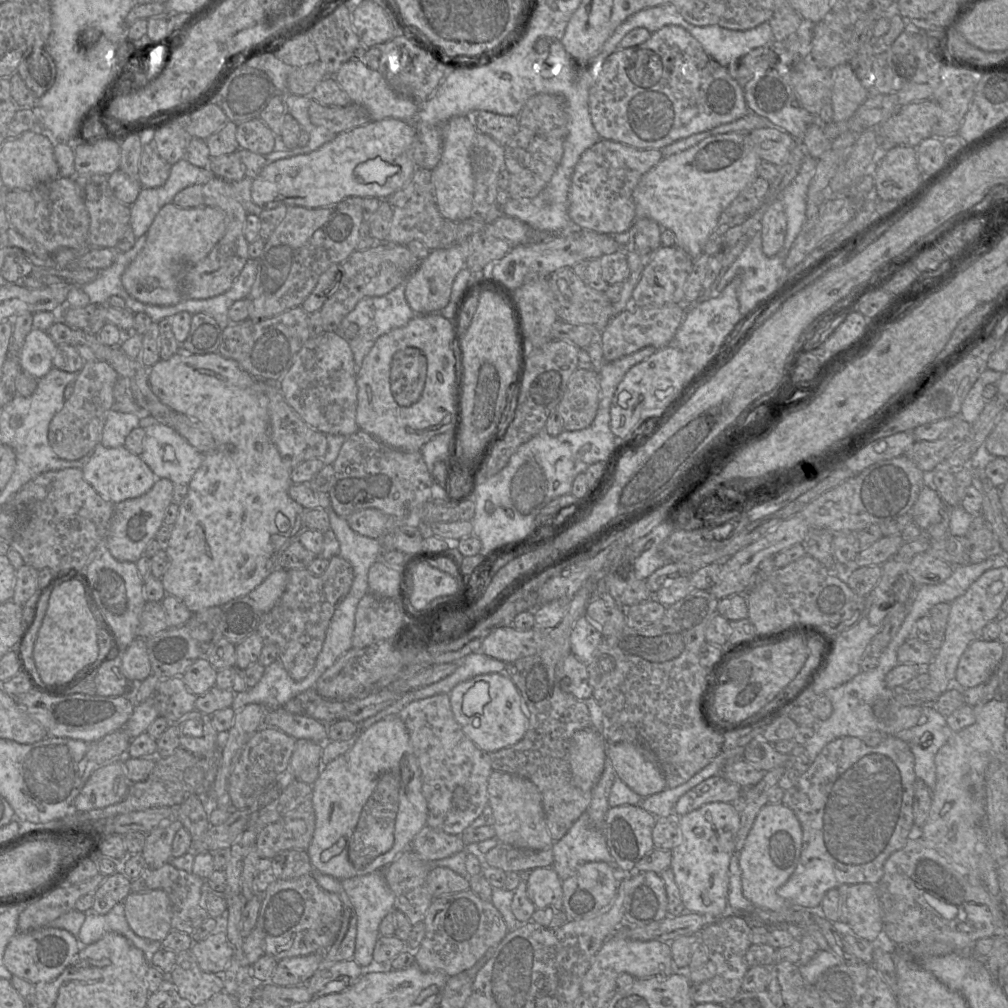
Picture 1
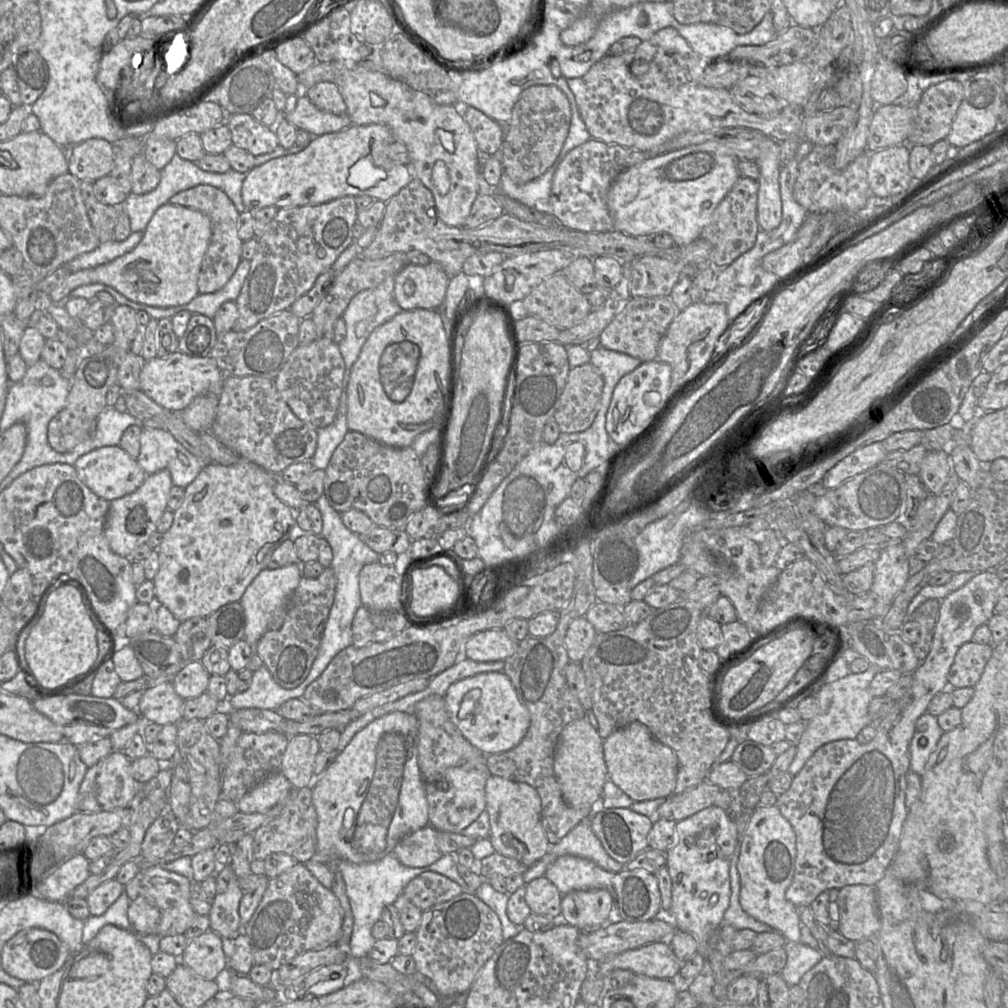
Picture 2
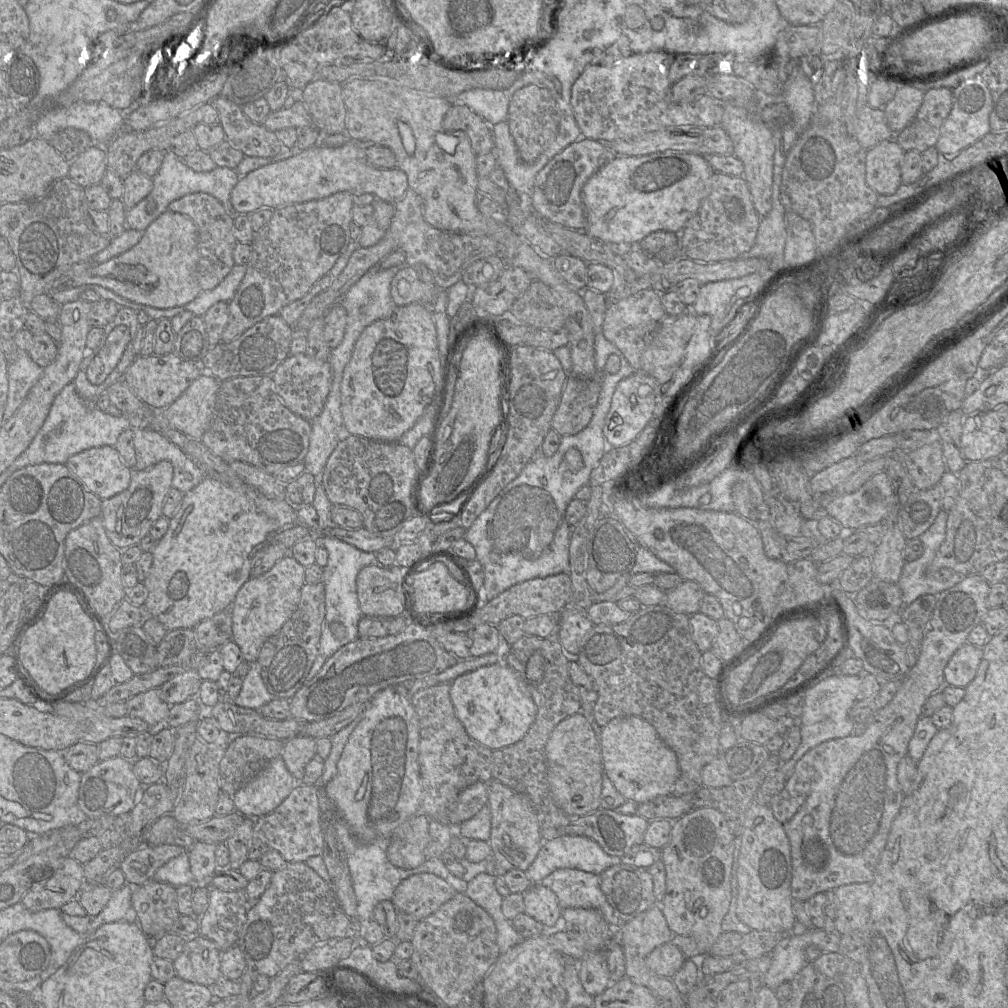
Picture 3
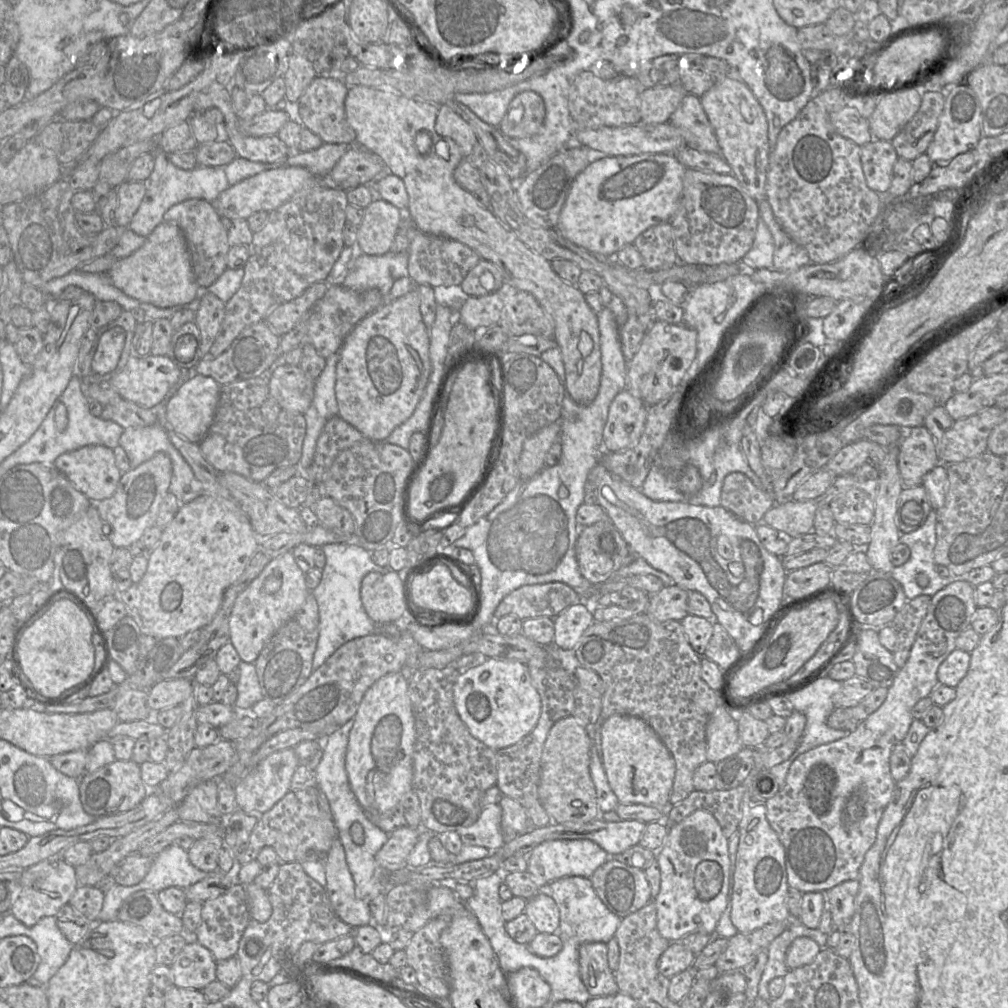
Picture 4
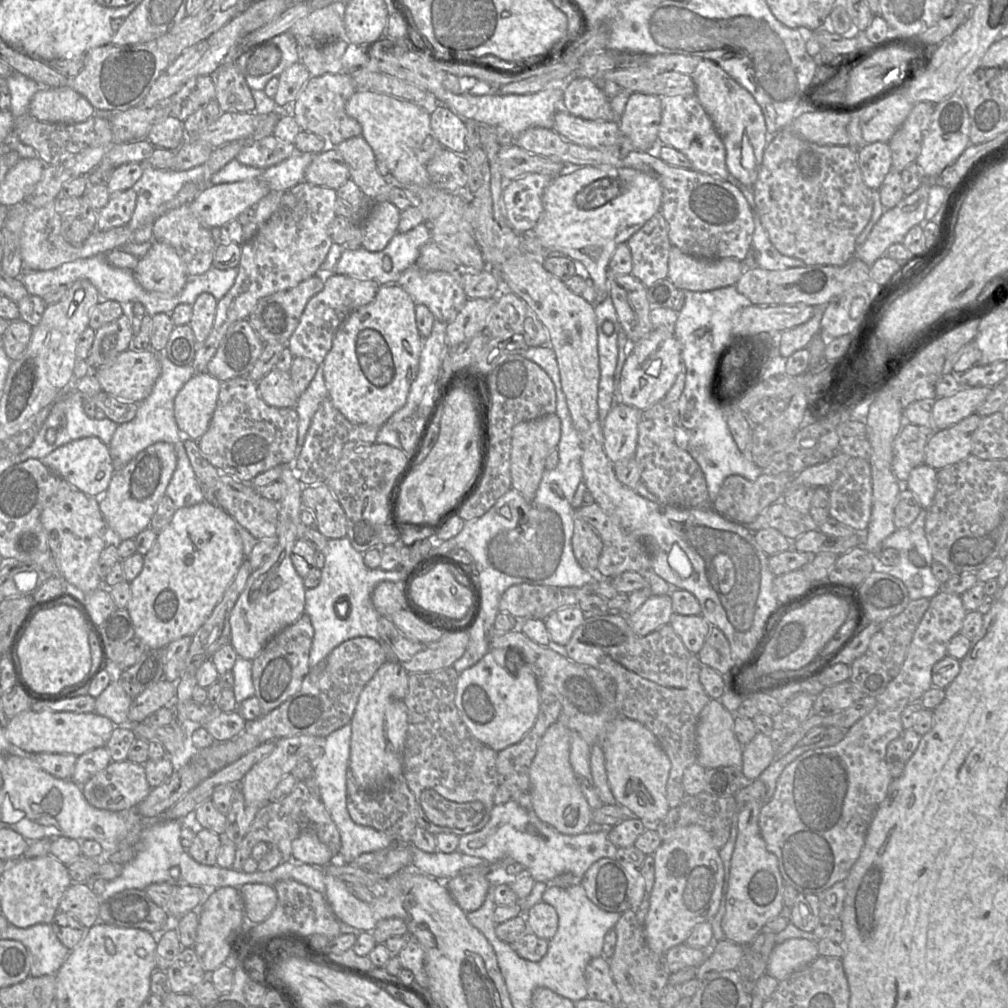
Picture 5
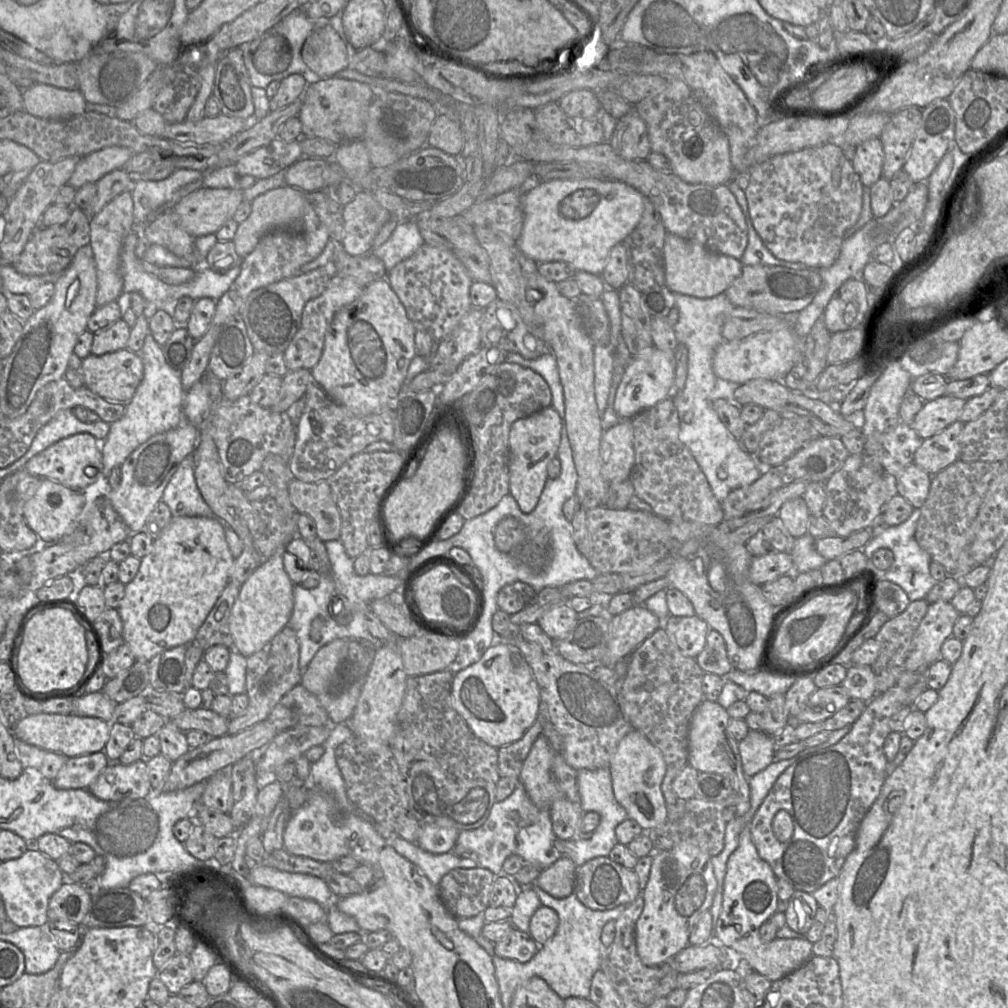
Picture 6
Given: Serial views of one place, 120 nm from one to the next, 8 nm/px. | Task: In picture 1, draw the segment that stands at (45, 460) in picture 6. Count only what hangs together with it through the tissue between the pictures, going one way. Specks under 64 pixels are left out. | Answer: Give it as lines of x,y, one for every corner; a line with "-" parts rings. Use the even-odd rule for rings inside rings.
99,443
82,468
84,479
105,499
117,504
147,493
157,480
150,467
123,446
108,448

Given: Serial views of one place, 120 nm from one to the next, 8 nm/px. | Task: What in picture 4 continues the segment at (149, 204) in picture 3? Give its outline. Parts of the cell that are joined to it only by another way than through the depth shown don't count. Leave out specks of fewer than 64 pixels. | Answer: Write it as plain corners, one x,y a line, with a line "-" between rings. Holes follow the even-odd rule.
159,147
149,153
154,155
154,168
145,180
146,193
128,224
128,228
138,235
143,237
150,235
154,228
163,221
166,211
173,205
193,198
204,199
212,203
222,191
230,186
224,167
197,166
194,169
185,170
175,166

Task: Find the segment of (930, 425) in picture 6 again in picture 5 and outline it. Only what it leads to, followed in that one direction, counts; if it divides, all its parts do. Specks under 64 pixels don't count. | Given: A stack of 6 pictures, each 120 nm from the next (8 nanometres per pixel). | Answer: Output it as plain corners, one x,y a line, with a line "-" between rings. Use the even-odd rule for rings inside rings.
962,388
953,396
937,397
932,406
934,430
948,428
975,413
990,394
991,388

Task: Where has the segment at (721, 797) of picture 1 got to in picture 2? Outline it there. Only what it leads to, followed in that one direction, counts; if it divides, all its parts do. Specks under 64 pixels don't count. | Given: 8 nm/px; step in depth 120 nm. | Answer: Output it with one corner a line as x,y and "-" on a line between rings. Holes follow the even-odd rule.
703,781
682,793
673,793
658,807
657,817
674,821
686,819
712,806
721,790
717,785

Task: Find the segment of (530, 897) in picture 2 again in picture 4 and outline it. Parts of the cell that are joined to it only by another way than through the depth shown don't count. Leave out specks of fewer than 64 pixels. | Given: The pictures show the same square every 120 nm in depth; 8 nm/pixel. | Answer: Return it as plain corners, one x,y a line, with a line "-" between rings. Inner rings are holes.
542,893
526,902
524,914
533,923
538,933
557,933
560,925
559,908
553,898

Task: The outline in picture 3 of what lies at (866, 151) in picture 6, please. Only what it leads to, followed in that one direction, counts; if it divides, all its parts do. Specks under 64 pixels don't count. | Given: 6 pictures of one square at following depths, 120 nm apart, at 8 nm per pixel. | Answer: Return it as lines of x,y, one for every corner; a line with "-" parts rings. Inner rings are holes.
894,138
882,141
866,153
866,183
878,195
894,194
902,185
905,151

